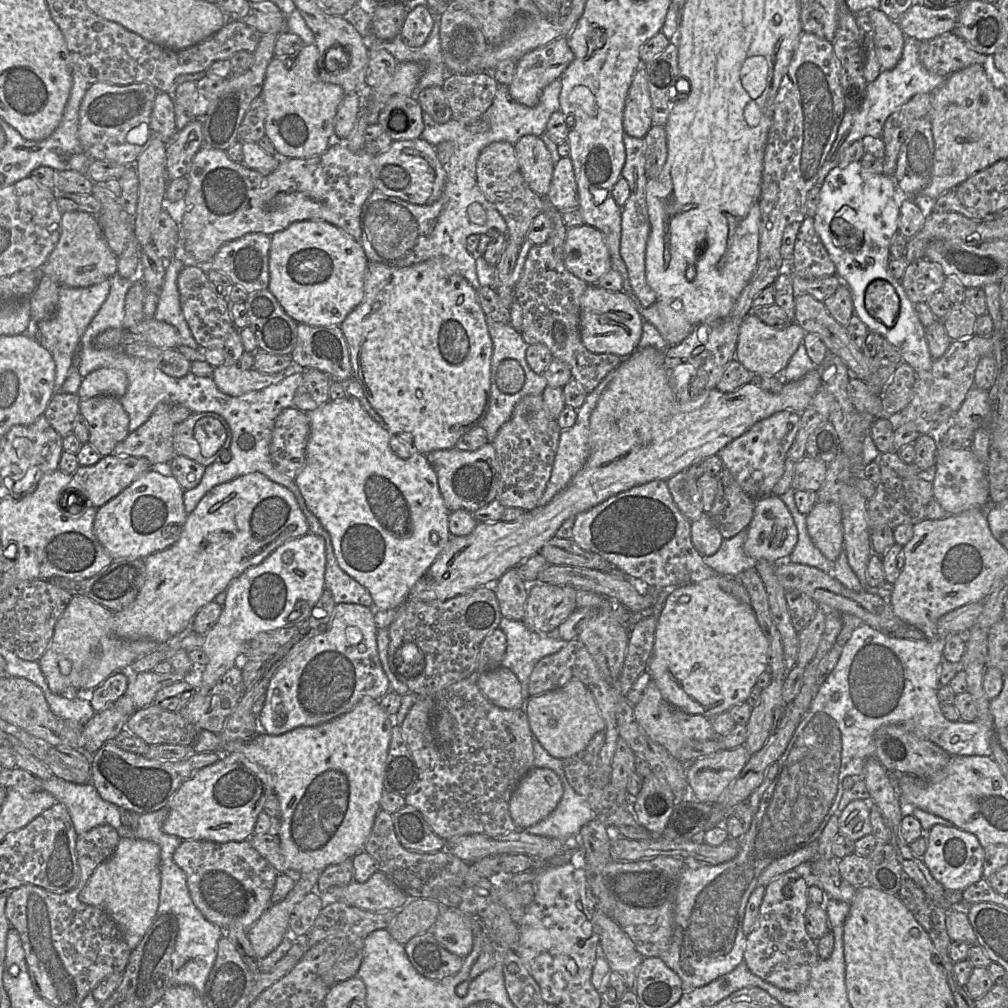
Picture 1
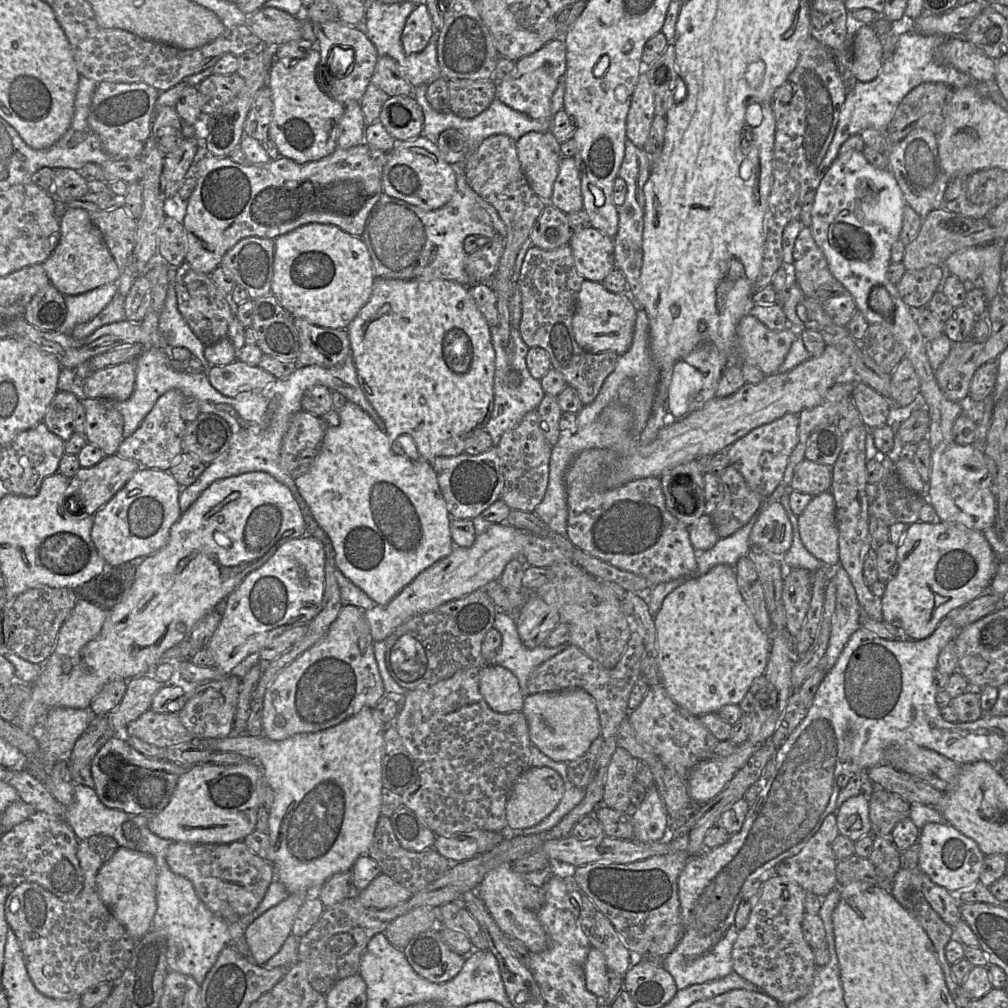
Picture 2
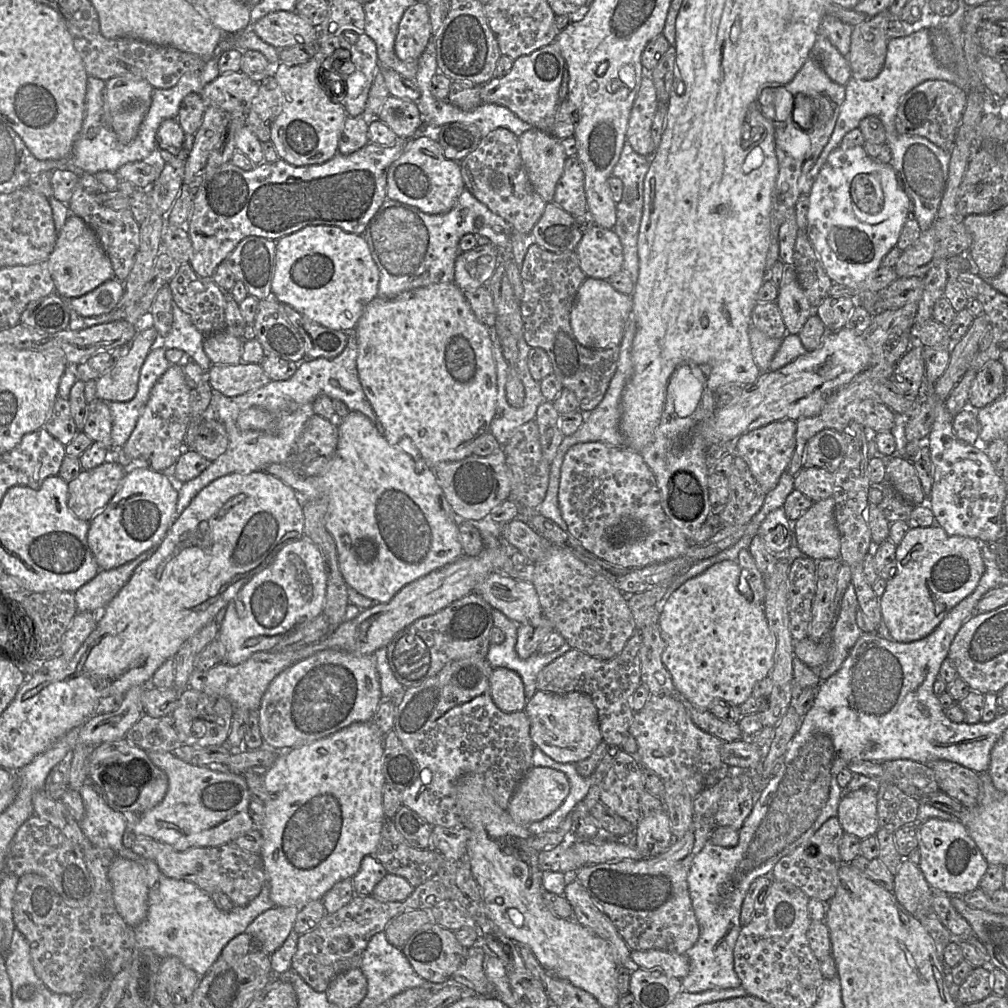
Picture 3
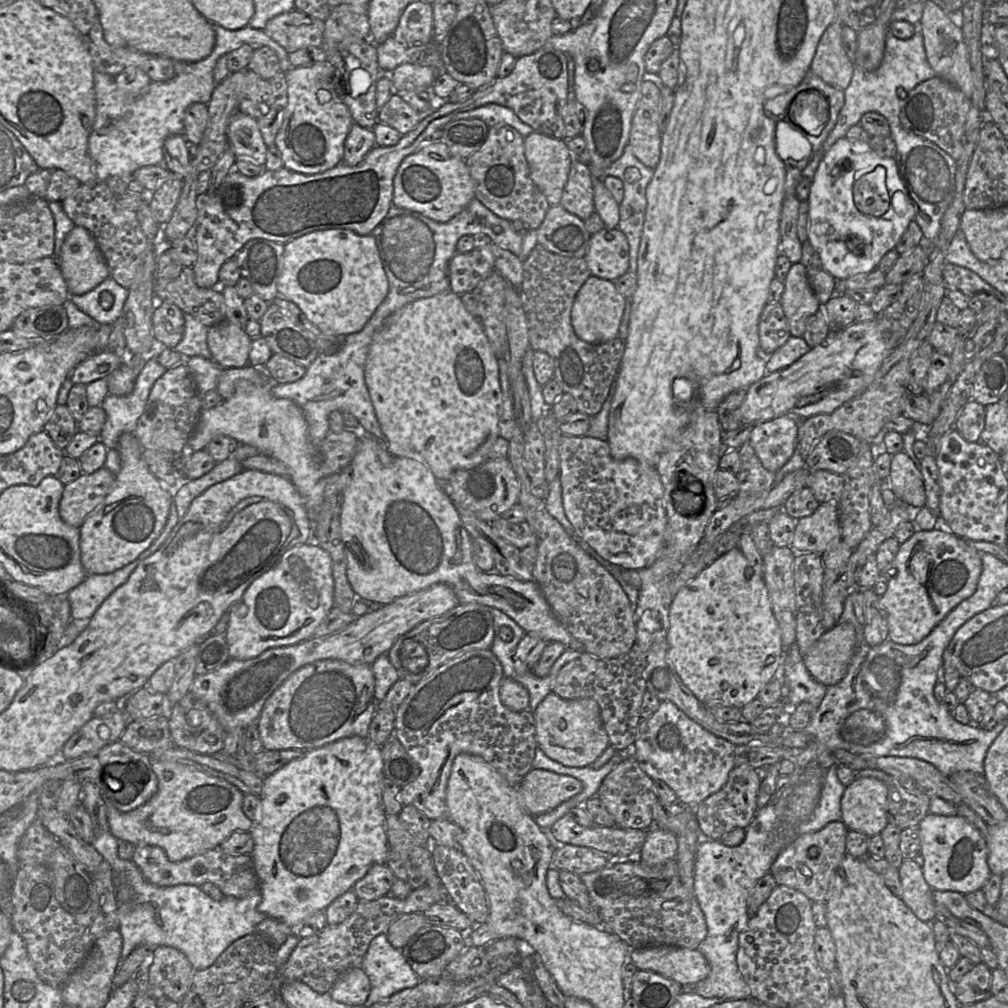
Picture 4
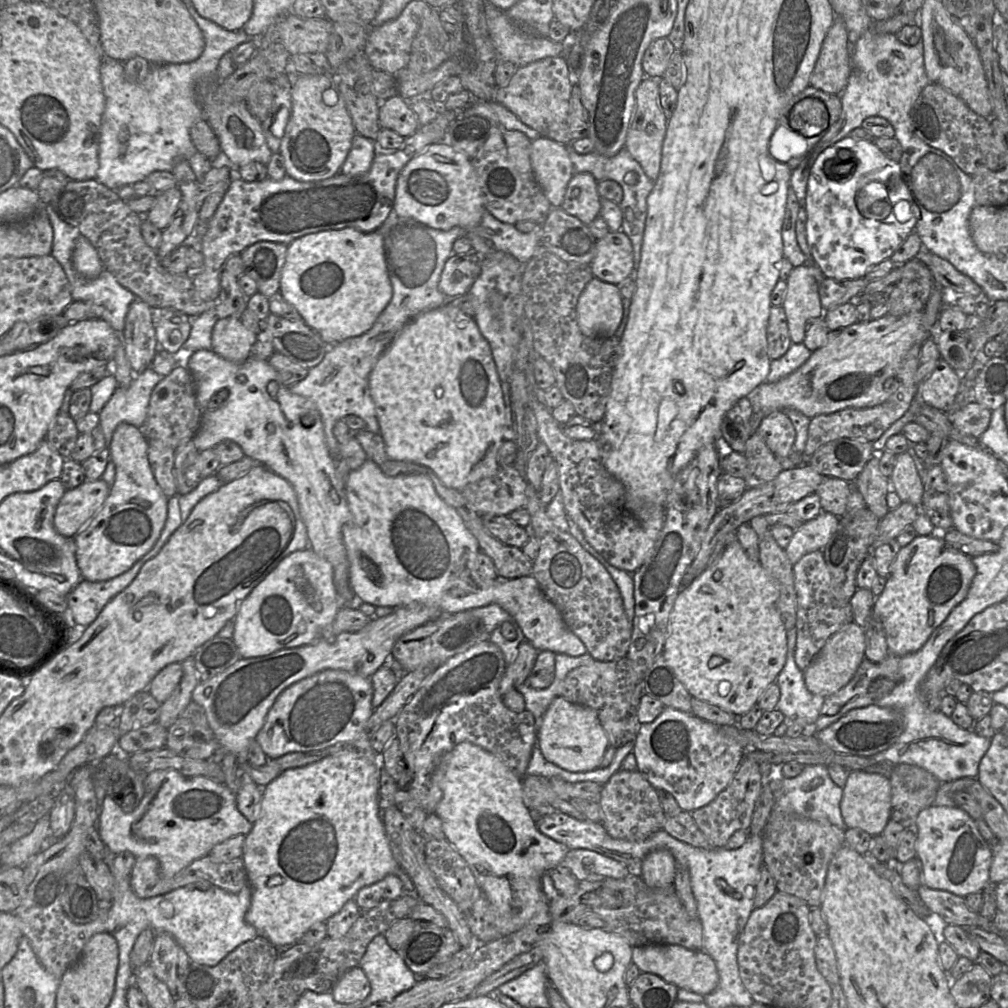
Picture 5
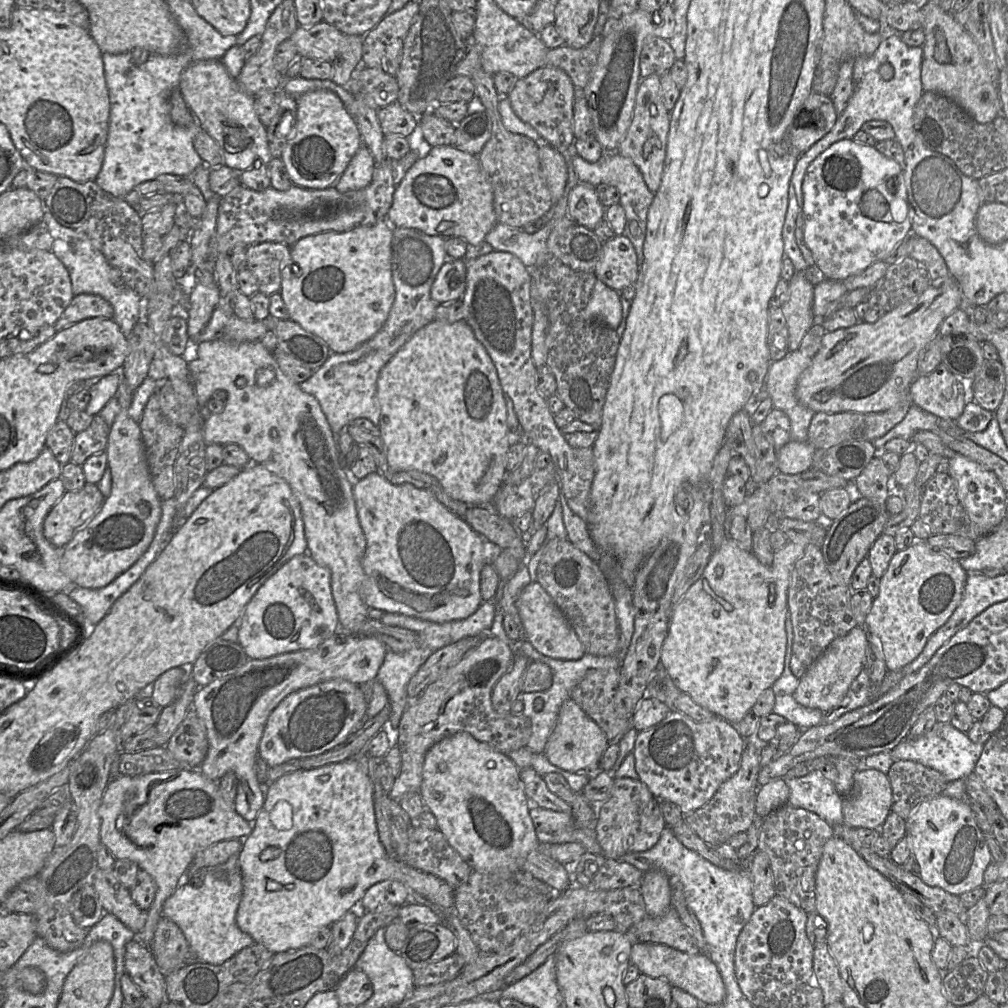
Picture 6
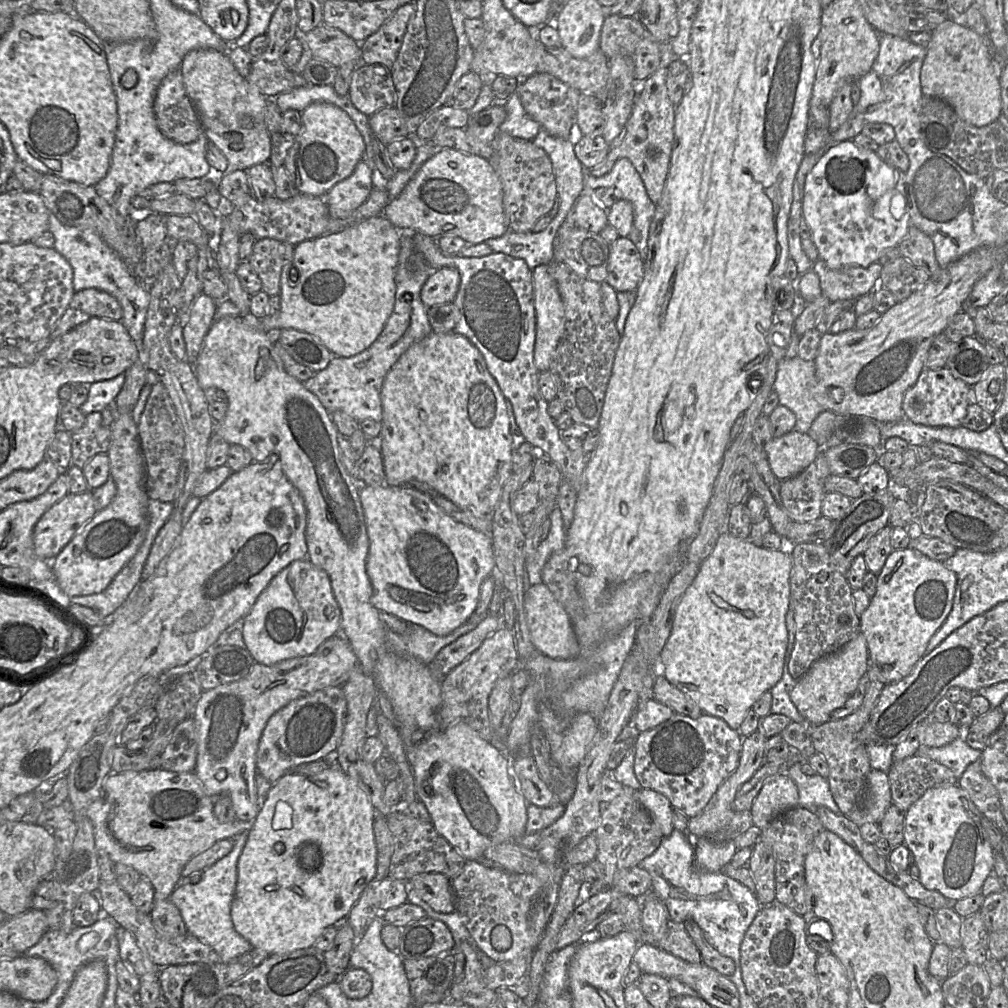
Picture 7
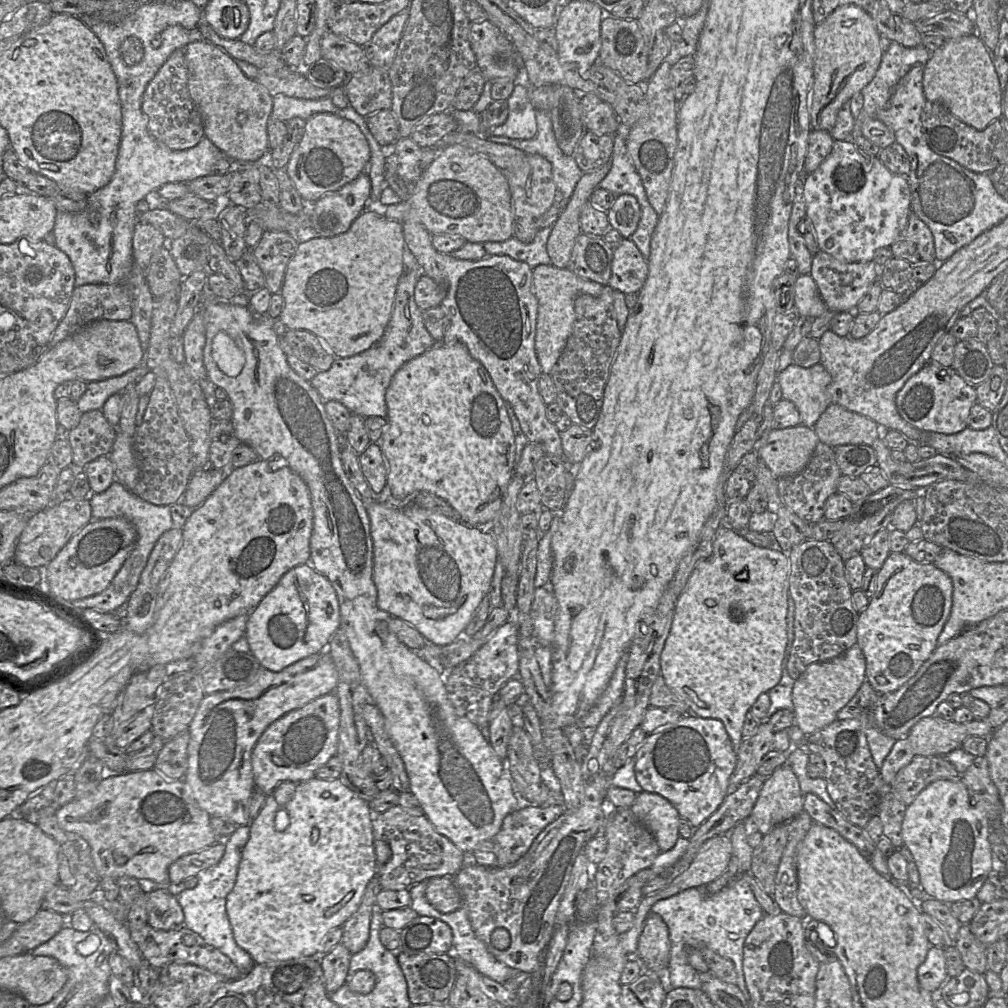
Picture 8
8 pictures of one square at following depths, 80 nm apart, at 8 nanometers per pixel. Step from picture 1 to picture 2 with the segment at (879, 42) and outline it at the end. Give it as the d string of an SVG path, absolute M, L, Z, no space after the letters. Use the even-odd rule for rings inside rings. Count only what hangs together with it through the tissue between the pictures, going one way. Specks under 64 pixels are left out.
M869 8L851 11L849 15L873 28L882 45L883 62L885 58L892 57L898 46L899 35L893 30L891 21Z

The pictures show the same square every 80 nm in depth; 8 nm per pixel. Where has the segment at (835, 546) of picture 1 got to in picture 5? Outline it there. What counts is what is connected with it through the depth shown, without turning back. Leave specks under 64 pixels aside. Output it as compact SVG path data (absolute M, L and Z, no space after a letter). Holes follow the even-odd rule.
M822 511L817 517L803 522L793 533L785 548L788 558L794 565L805 554L822 550L837 530L839 517Z

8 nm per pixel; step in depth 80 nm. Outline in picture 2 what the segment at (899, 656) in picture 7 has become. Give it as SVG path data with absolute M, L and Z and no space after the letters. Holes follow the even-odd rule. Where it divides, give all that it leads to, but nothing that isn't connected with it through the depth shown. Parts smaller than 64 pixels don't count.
M941 520L910 524L898 545L897 572L880 598L883 621L900 627L911 640L927 638L951 610L990 590L997 563L983 531Z

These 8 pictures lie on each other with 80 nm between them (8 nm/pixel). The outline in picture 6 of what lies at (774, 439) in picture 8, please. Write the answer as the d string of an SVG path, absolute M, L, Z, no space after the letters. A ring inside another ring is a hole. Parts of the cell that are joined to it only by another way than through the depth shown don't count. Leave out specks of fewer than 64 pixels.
M790 440L776 451L777 467L780 473L799 474L812 467L814 446L808 441Z

